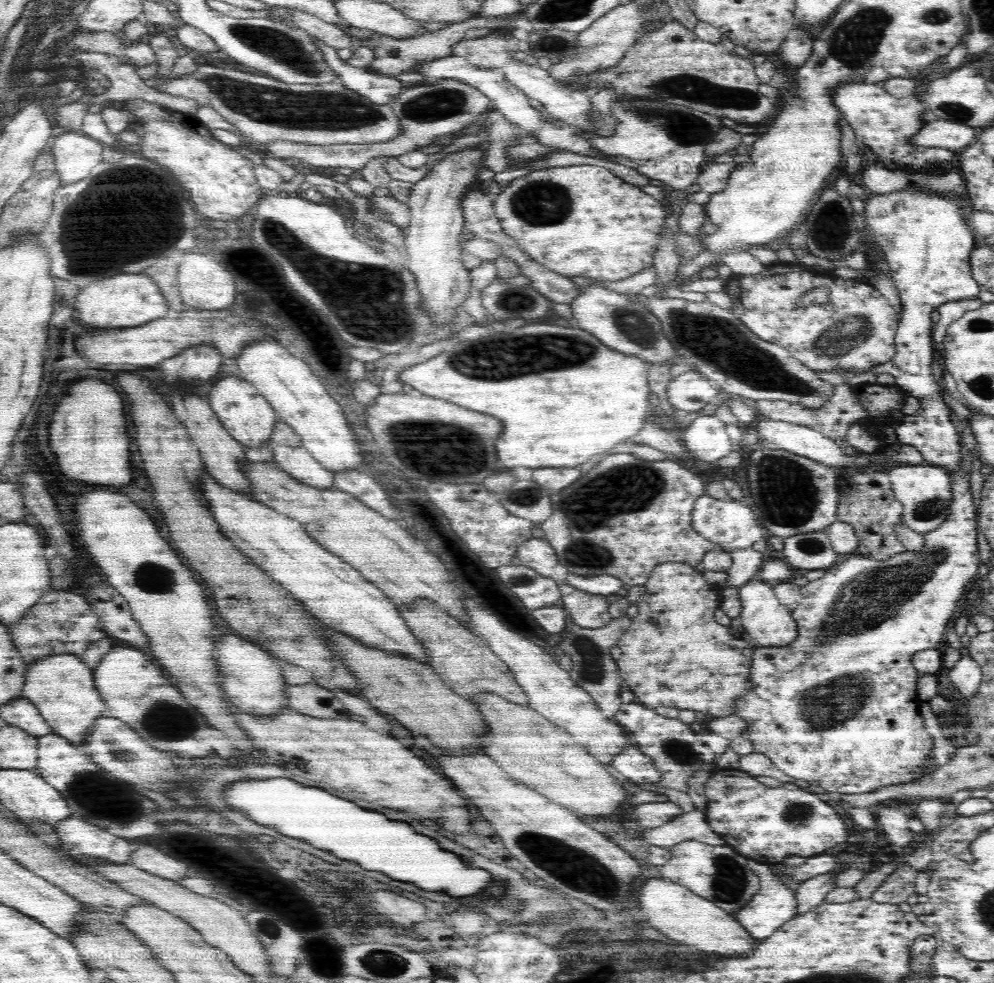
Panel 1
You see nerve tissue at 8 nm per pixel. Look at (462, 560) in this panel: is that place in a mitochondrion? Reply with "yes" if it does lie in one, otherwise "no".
no

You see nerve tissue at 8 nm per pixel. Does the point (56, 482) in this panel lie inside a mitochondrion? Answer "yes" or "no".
no

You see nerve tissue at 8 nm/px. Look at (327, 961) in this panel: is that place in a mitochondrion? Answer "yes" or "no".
no

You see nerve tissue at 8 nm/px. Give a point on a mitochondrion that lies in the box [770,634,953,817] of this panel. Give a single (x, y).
(832, 703)

